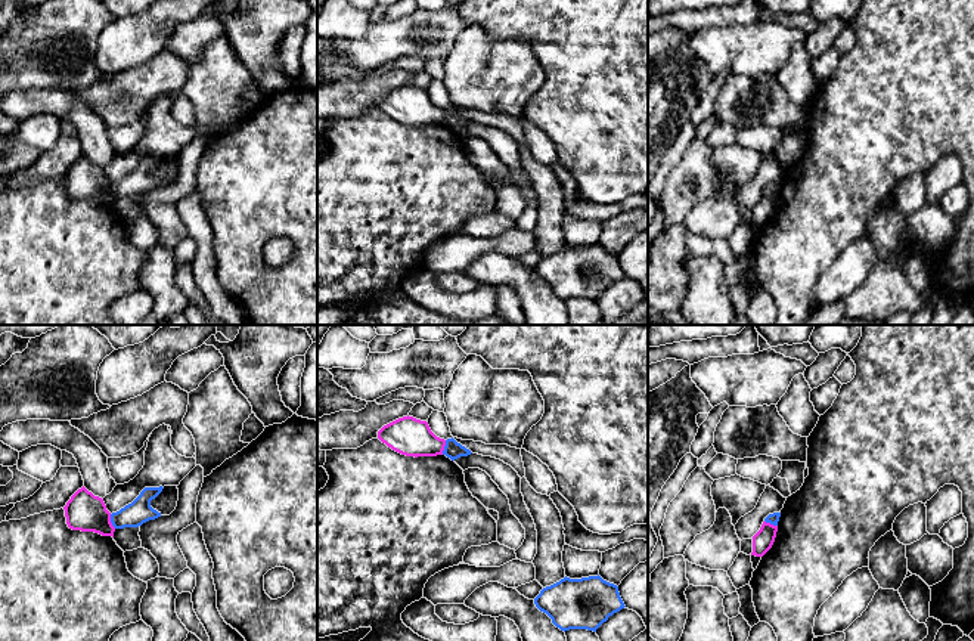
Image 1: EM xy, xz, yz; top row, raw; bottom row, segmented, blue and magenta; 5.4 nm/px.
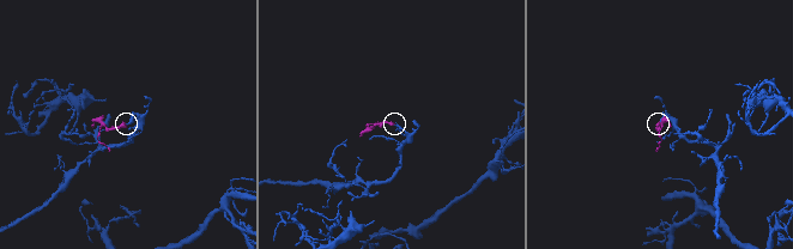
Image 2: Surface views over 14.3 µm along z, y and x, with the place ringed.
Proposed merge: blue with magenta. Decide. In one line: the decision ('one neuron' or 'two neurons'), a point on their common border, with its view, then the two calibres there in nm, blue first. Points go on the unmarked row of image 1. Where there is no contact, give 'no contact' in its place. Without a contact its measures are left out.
two neurons; contact xy (111, 191); calibres 140 and 200 nm

